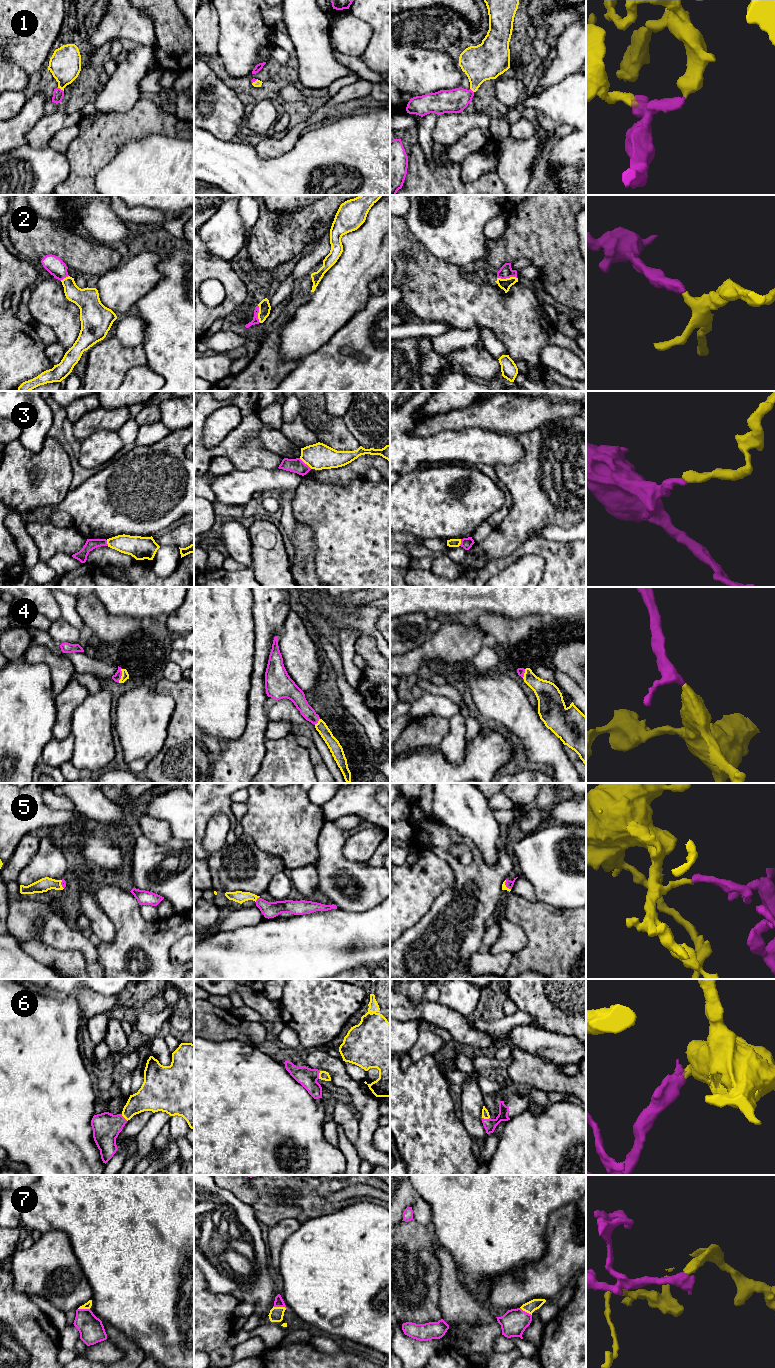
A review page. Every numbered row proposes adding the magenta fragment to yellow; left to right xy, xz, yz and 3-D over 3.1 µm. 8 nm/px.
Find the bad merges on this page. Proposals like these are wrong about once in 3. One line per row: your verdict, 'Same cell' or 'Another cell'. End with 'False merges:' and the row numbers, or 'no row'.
1: Same cell
2: Same cell
3: Another cell
4: Same cell
5: Same cell
6: Same cell
7: Same cell
False merges: 3

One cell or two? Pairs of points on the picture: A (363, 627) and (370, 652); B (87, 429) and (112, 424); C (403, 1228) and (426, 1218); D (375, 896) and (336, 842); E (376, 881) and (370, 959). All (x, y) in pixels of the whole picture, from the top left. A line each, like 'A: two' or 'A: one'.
A: two
B: one
C: two
D: one
E: two

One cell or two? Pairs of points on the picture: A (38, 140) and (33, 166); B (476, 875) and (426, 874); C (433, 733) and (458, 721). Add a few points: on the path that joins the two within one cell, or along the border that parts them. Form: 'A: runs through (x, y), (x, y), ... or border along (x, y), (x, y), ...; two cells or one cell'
A: border along (28, 143), (35, 147), (47, 146); two cells
B: border along (439, 857), (454, 875), (454, 885), (440, 894); two cells
C: border along (449, 720), (449, 732), (439, 746); two cells

